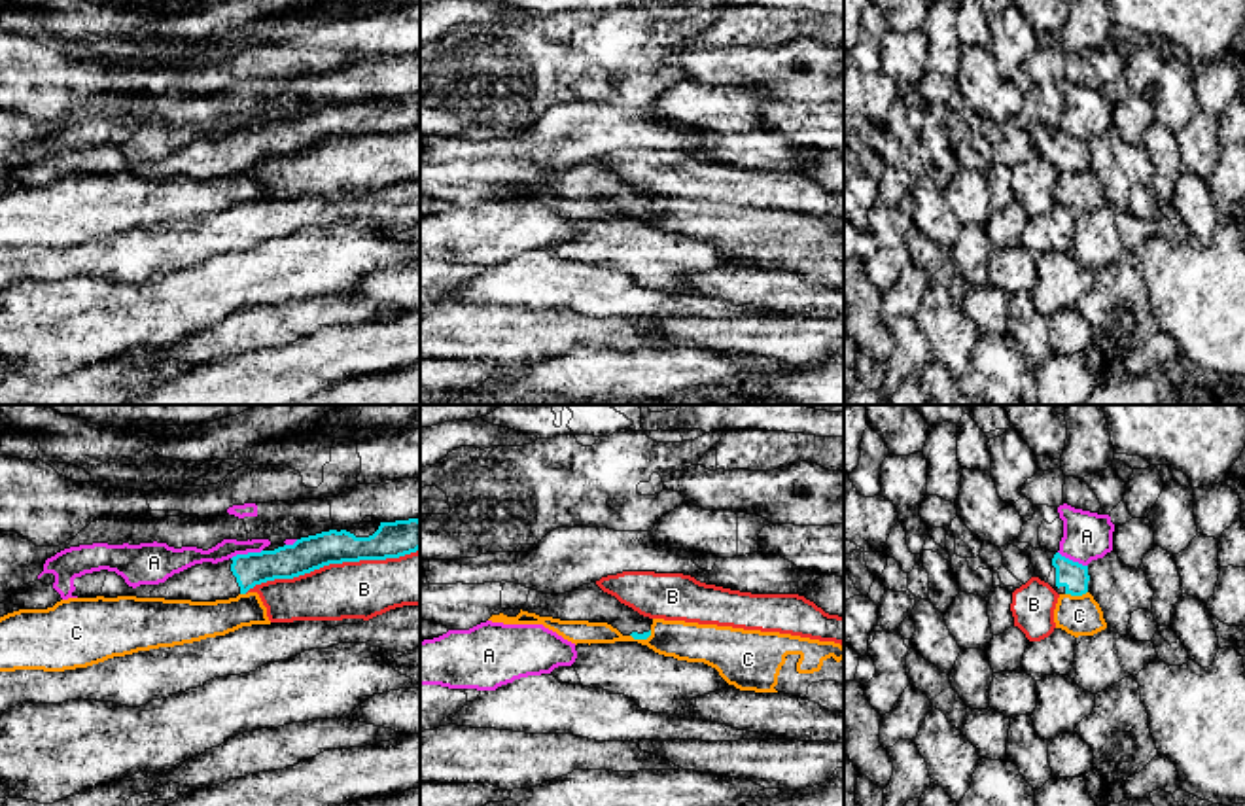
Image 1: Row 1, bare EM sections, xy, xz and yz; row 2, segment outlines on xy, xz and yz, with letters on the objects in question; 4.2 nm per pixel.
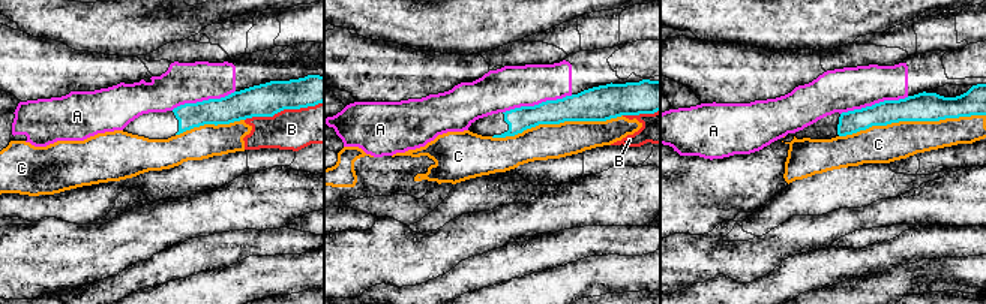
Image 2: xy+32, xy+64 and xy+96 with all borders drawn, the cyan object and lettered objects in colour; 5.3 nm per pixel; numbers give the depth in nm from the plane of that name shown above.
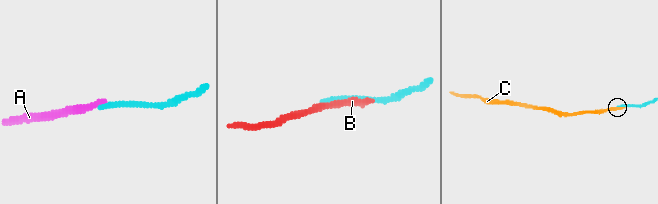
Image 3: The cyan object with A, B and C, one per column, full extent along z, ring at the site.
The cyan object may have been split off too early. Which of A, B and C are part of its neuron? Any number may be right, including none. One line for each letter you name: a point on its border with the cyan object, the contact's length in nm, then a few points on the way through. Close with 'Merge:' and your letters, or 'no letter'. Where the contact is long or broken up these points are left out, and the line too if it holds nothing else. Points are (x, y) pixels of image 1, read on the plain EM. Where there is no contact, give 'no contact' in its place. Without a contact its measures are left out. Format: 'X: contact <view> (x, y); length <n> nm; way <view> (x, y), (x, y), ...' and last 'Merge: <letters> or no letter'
Merge: no letter

